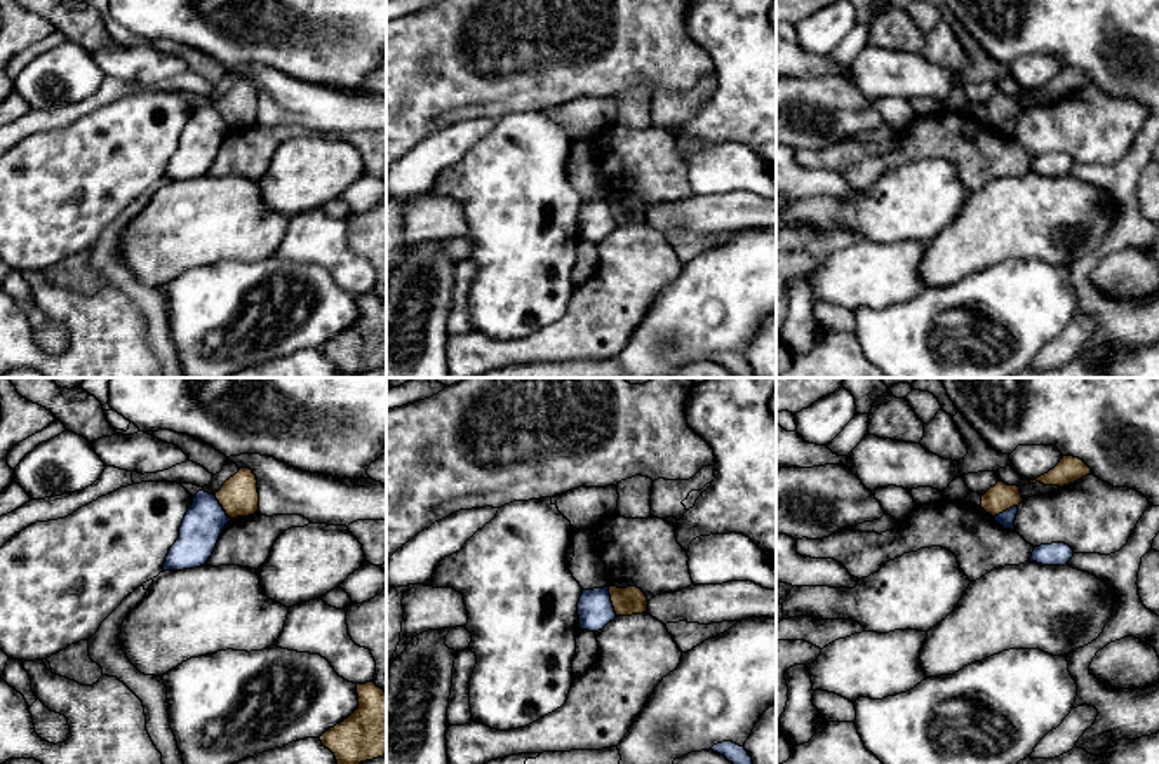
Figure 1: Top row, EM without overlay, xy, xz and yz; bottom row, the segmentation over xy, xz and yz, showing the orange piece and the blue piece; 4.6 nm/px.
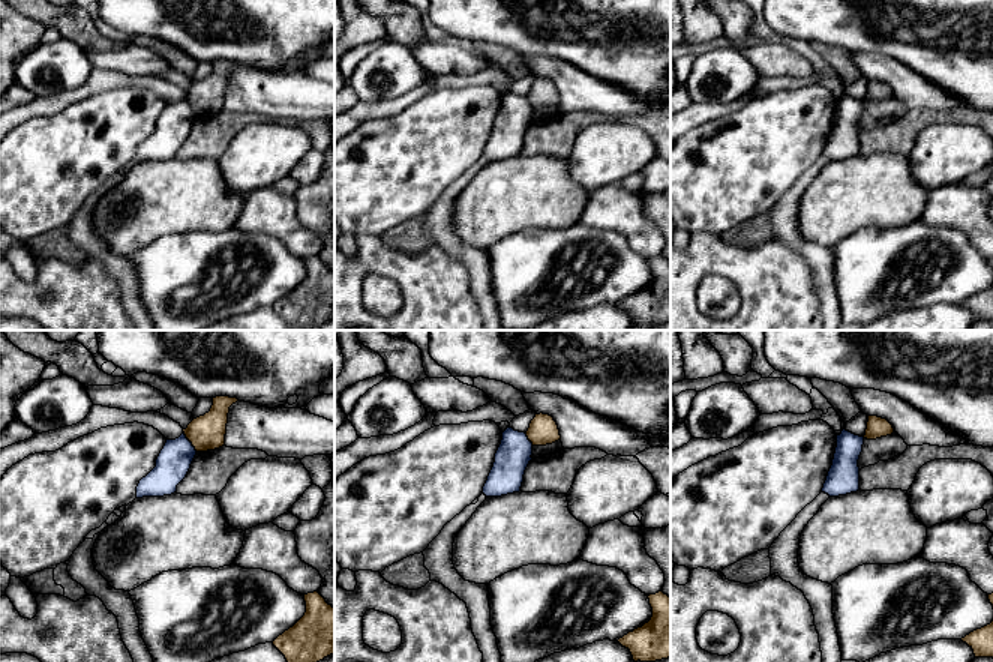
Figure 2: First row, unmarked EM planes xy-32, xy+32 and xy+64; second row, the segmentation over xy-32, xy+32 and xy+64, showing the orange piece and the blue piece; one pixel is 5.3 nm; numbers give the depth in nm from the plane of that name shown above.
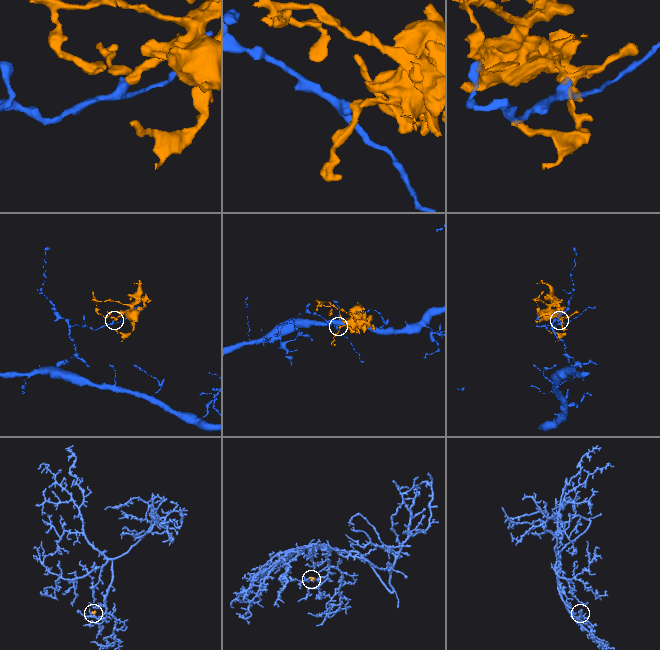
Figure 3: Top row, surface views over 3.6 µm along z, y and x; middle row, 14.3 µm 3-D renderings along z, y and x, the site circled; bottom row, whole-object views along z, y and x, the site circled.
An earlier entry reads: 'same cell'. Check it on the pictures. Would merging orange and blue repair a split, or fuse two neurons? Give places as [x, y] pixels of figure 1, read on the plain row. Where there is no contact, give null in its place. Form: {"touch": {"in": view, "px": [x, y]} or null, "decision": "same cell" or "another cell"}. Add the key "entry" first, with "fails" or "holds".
{"entry": "fails", "touch": {"in": "xz", "px": [611, 211]}, "decision": "another cell"}

